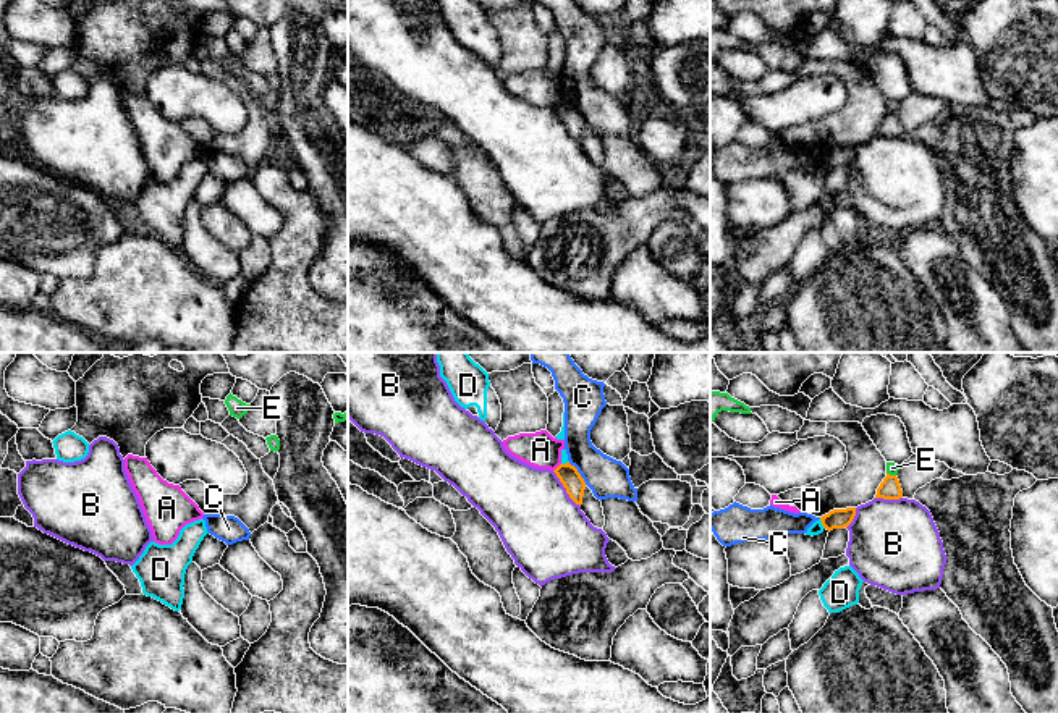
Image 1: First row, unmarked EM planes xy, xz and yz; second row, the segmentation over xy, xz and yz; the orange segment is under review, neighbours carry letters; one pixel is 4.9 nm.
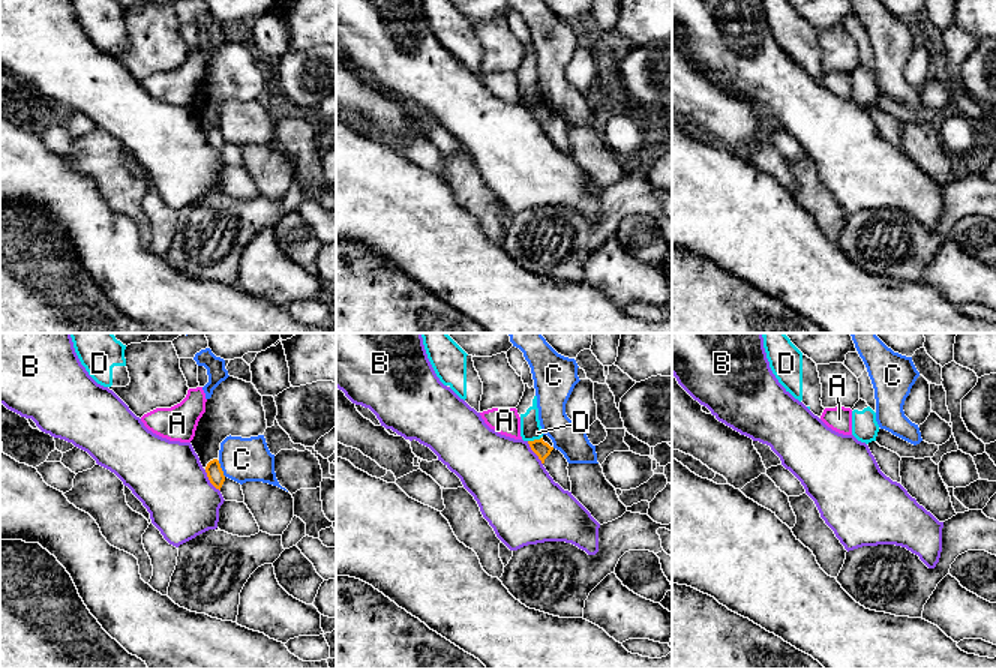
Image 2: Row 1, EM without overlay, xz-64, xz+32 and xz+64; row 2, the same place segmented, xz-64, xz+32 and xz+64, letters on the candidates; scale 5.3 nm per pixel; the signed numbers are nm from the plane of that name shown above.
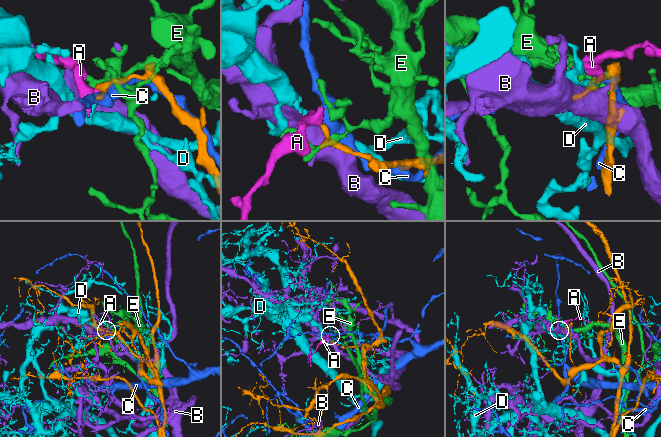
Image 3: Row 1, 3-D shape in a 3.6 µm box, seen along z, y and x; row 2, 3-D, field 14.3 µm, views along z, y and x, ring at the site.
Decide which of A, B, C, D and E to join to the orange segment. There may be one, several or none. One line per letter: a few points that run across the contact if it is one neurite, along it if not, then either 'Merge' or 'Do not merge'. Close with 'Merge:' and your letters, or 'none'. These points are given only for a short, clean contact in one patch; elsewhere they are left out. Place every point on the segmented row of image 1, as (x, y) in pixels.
A: Line: xz (560, 463), (554, 471). Do not merge
B: Do not merge
C: Do not merge
D: Do not merge
E: Do not merge
Merge: none

